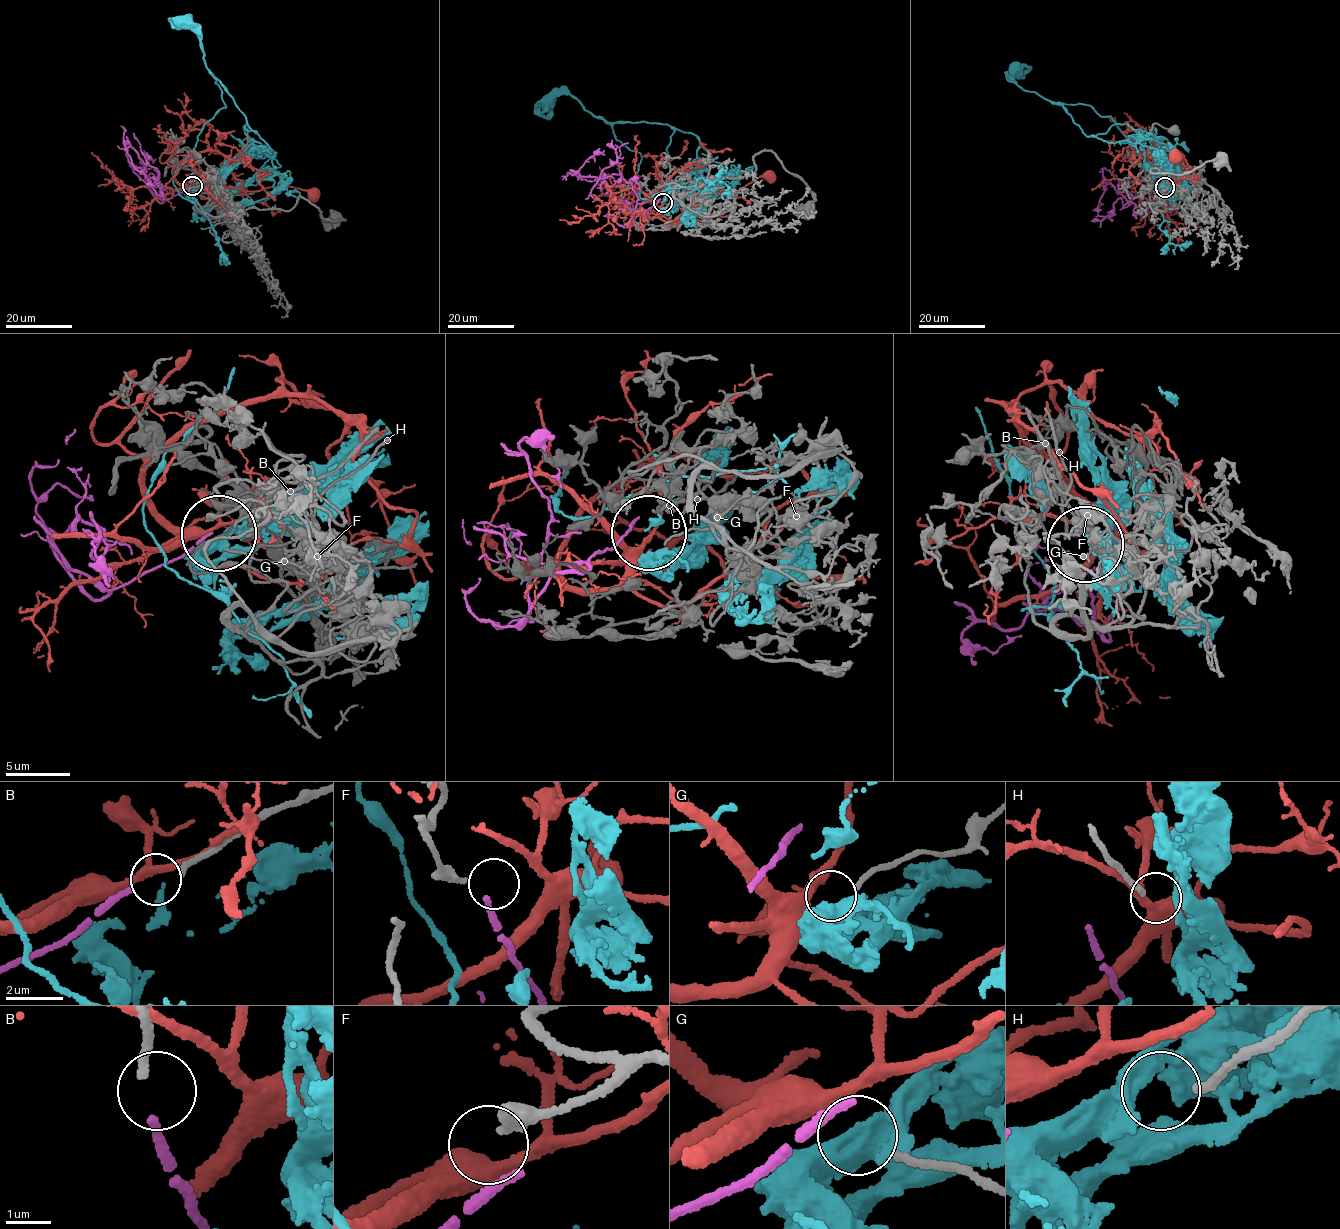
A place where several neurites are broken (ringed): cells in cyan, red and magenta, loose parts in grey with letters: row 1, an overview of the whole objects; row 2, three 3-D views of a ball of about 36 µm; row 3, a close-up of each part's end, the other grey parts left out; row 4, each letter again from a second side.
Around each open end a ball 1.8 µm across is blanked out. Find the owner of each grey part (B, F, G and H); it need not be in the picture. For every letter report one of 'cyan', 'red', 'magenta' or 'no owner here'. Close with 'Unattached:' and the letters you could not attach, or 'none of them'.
B: magenta
F: no owner here
G: red
H: no owner here
Unattached: F, H

